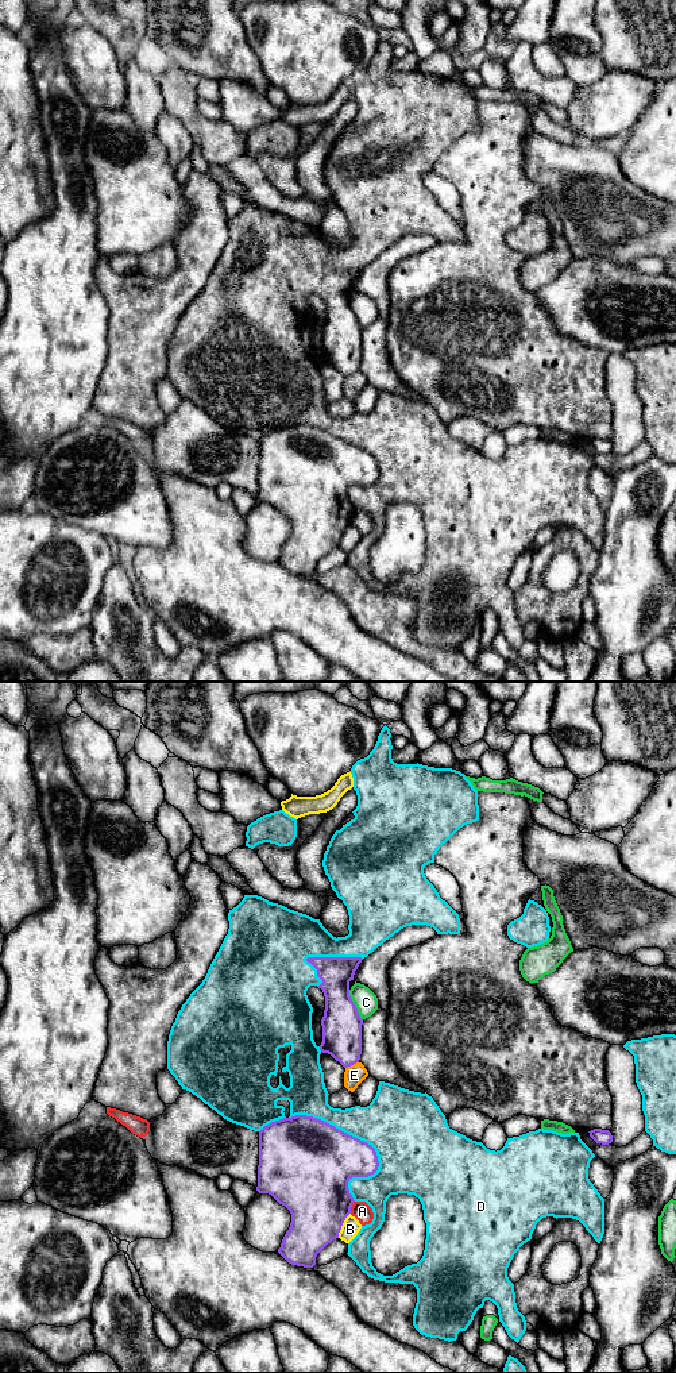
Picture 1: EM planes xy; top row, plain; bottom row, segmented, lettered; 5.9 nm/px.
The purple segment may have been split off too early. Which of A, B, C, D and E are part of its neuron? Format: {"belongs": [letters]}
{"belongs": []}

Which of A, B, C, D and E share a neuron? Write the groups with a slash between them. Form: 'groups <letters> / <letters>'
groups A / B / C / D / E

